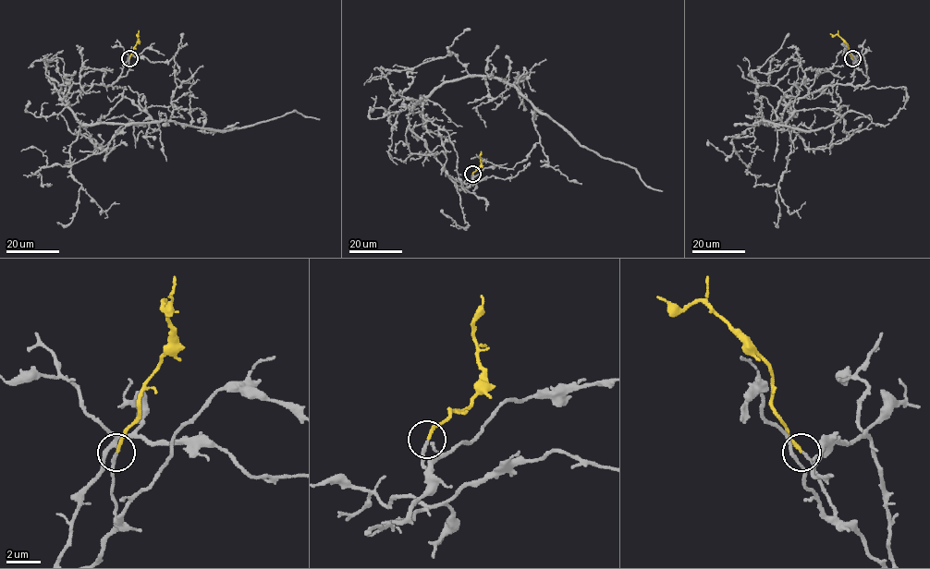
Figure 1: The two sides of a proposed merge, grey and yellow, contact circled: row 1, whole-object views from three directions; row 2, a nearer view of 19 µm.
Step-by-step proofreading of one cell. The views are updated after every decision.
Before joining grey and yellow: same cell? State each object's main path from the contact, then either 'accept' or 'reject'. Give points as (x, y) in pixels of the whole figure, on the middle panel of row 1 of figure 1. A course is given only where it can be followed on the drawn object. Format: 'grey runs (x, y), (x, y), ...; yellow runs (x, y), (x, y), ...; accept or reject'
grey runs (472, 175), (455, 186), (409, 128), (409, 109), (446, 82), (495, 77), (662, 191); yellow runs (472, 174), (480, 166), (481, 151); accept

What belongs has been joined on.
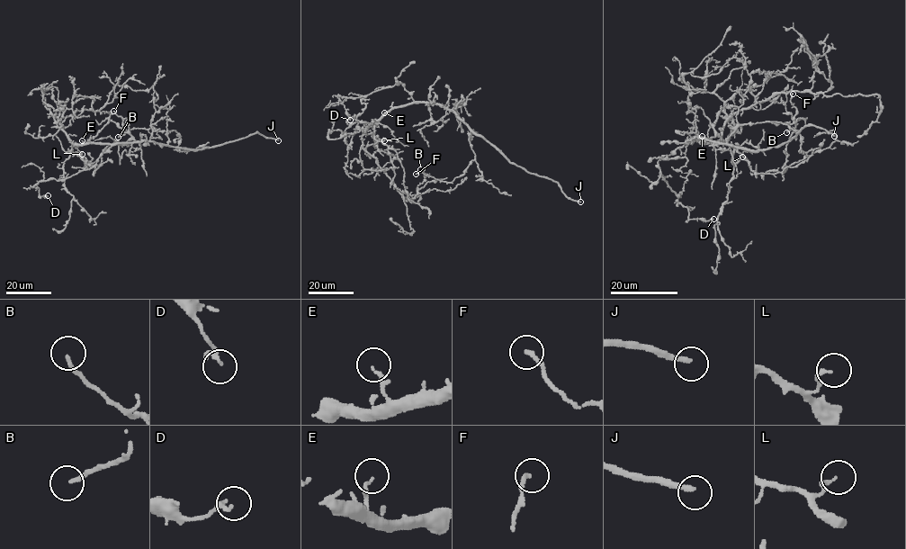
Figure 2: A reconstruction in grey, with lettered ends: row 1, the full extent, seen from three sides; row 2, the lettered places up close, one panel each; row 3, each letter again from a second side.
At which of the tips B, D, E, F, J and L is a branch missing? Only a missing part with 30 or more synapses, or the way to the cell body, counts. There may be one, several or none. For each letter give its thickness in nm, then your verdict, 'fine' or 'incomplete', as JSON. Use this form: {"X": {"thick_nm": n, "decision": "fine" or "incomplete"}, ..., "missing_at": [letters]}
{"B": {"thick_nm": 150, "decision": "incomplete"}, "D": {"thick_nm": 190, "decision": "fine"}, "E": {"thick_nm": 120, "decision": "incomplete"}, "F": {"thick_nm": 170, "decision": "fine"}, "J": {"thick_nm": 200, "decision": "incomplete"}, "L": {"thick_nm": 130, "decision": "fine"}, "missing_at": ["B", "E", "J"]}

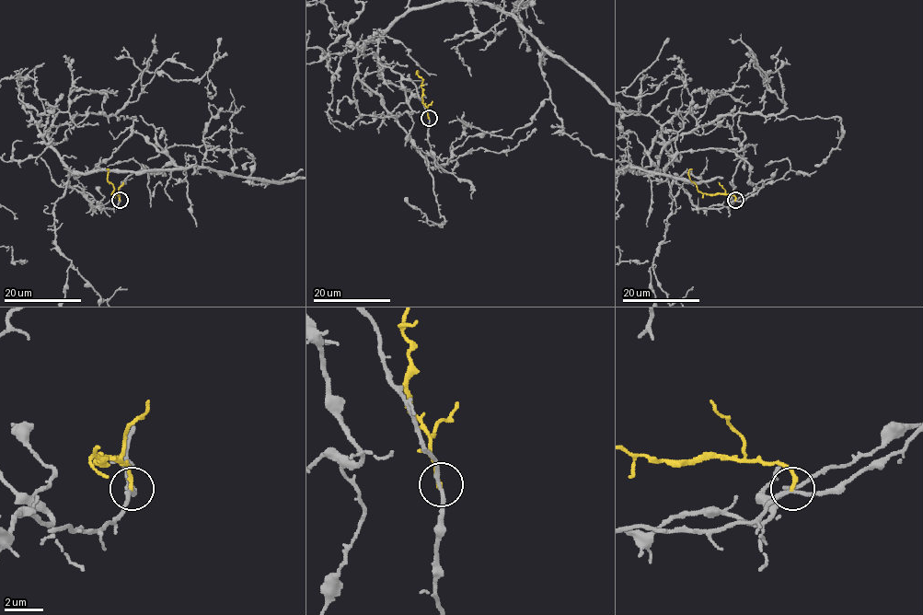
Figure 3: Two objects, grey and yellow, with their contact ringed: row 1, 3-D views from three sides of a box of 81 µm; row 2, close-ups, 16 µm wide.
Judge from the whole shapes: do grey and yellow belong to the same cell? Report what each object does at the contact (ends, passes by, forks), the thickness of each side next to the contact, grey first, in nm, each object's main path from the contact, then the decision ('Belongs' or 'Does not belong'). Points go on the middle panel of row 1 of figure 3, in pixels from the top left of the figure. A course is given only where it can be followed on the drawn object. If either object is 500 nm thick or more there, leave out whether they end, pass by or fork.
At the ring grey passes by. At the ring yellow ends. Thickness 190 nm (grey) against 200 nm. Course of grey: (429, 117), (417, 87), (379, 63), (379, 38), (413, 9), (490, 3), (612, 104). Course of yellow: (429, 117), (422, 103), (422, 79), (417, 71), (415, 75). Does not belong

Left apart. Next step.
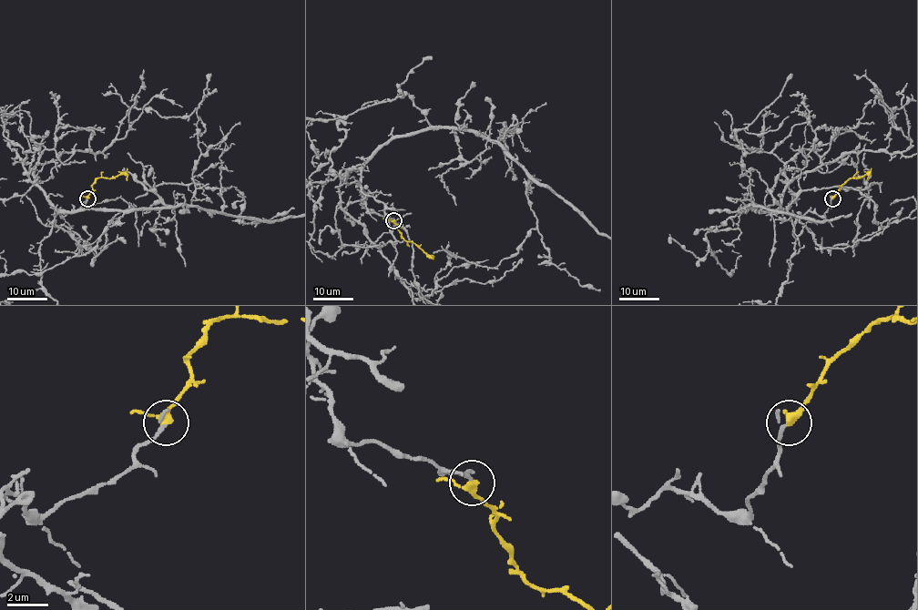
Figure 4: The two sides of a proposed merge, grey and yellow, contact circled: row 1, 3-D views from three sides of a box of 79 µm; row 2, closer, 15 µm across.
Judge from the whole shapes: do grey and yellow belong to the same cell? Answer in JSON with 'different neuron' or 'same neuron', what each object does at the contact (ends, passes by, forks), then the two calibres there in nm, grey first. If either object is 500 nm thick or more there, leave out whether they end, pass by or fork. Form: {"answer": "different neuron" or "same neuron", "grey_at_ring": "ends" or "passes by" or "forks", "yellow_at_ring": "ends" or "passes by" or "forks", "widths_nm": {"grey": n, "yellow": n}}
{"answer": "same neuron", "grey_at_ring": "passes by", "yellow_at_ring": "passes by", "widths_nm": {"grey": 130, "yellow": 320}}

